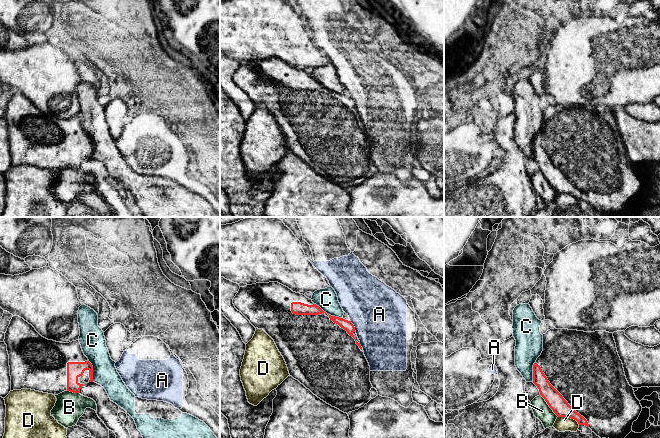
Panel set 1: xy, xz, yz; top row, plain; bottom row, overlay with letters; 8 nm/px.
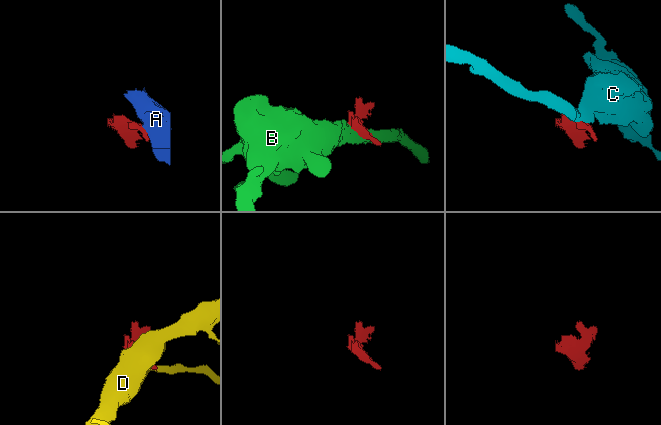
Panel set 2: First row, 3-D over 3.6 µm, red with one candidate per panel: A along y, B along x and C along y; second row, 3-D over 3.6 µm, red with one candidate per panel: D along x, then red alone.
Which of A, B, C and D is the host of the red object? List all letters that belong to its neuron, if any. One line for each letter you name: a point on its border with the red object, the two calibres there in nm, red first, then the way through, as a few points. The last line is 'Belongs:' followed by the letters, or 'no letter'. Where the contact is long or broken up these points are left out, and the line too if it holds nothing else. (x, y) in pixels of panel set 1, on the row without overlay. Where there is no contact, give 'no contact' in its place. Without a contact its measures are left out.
Belongs: no letter

